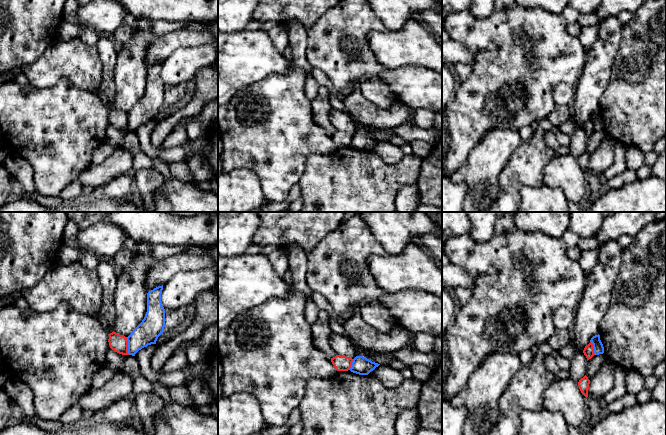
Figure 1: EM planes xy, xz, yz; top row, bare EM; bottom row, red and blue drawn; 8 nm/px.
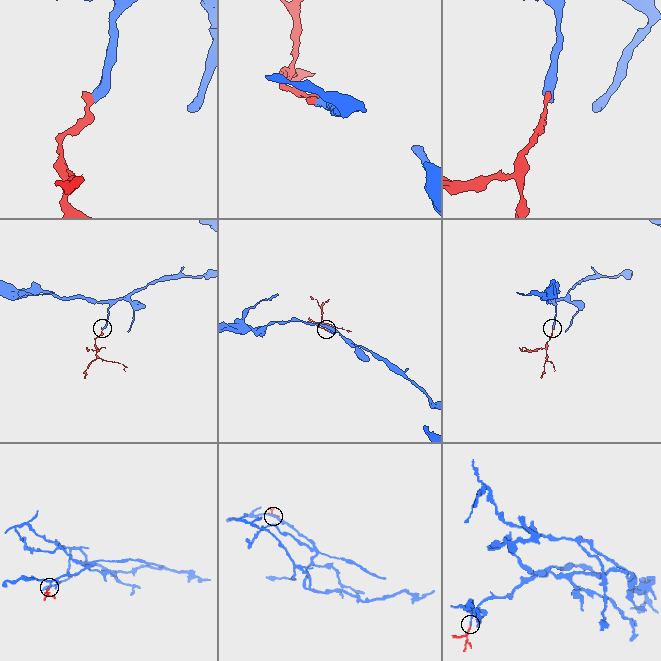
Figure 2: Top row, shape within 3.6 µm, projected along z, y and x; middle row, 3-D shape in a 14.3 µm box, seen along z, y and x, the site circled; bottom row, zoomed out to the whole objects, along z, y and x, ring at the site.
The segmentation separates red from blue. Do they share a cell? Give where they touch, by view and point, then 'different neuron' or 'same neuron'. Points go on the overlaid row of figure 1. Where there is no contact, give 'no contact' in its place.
meets red in xy at (127, 346); different neuron

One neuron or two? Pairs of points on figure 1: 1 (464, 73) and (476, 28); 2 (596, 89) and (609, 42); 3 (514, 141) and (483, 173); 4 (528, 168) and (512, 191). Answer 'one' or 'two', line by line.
1: two
2: one
3: one
4: one

